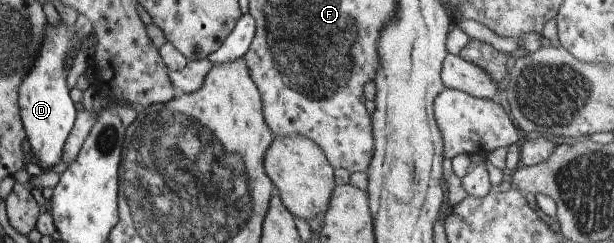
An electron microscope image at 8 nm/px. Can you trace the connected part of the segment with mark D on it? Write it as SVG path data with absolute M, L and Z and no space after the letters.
M61 20L55 26L46 22L43 26L43 41L35 61L17 86L17 105L25 130L25 138L30 143L33 156L38 159L34 163L41 168L42 172L47 172L50 166L61 161L66 137L73 127L76 109L68 97L66 64L72 63L73 60L70 60L70 57L75 56L81 42L74 31L74 25L66 25Z

